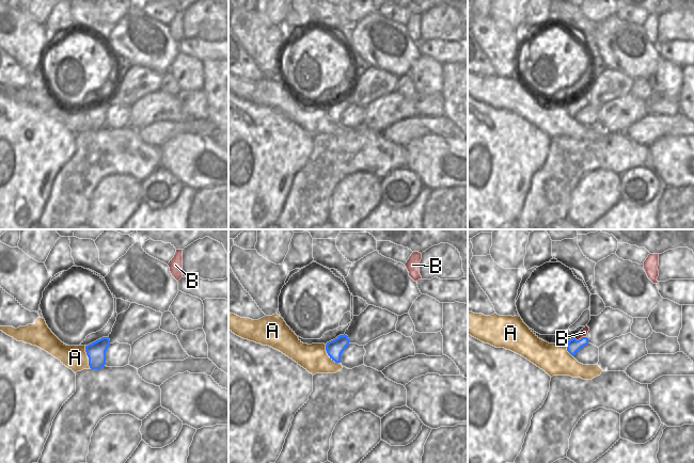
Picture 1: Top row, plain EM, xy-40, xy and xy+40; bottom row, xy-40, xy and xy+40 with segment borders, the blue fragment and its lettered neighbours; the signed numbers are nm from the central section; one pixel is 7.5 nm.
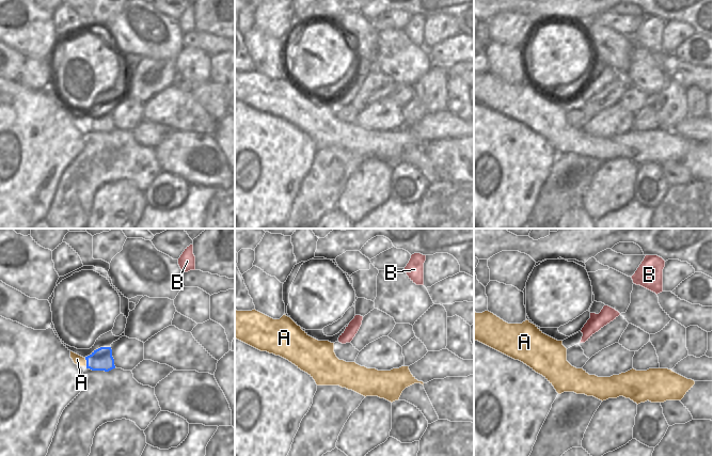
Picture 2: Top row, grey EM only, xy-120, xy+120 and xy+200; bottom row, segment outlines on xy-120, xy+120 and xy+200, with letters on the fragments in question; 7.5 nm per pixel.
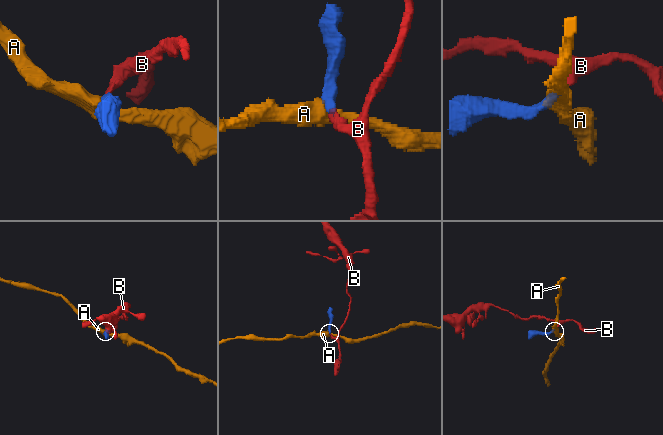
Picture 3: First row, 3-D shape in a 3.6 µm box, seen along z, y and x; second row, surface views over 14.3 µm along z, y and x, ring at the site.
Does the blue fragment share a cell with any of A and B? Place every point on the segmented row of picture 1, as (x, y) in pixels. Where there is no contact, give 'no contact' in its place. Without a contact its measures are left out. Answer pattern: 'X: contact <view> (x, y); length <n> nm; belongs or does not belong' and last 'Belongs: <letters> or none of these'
A: contact xy (329, 355); length 180 nm; does not belong
B: contact xy+40 (581, 338); length 90 nm; belongs
Belongs: B

